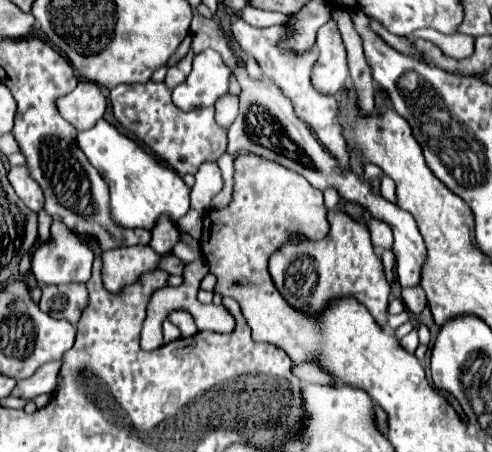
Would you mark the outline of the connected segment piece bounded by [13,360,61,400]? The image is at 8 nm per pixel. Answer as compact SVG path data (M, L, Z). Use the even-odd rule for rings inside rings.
M61 360L43 364L31 378L17 382L17 386L13 388L13 396L33 400L41 394L53 394L59 382L59 372L61 372Z

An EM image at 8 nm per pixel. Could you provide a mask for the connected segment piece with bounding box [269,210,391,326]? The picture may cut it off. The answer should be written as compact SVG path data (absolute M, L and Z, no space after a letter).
M339 210L327 212L327 220L331 228L325 238L291 238L277 252L273 252L269 258L269 272L277 290L291 306L303 312L319 312L333 298L355 296L369 308L373 318L377 318L377 324L385 326L391 288L385 278L381 258L371 244L369 228L347 214L339 214Z

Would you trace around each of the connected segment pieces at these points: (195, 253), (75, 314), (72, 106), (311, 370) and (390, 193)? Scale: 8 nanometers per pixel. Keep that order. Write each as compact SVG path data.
M181 240L175 244L172 253L182 259L186 265L201 257L201 252L198 248L192 248Z
M65 284L65 286L43 286L43 296L39 308L53 316L77 324L81 310L87 306L85 284Z
M79 80L77 88L57 100L61 116L77 130L91 128L105 114L105 96L101 88L89 80Z
M301 364L301 366L293 366L293 372L307 384L317 382L317 384L335 384L325 372L321 372L317 366L311 364Z
M383 176L381 178L381 196L385 200L389 200L391 204L397 204L397 196L395 196L395 184L389 176Z

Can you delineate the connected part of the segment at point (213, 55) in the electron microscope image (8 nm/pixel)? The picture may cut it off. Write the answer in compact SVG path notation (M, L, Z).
M203 50L193 58L193 70L185 82L173 88L173 104L181 110L213 106L215 100L227 94L231 70L221 60L219 52Z

